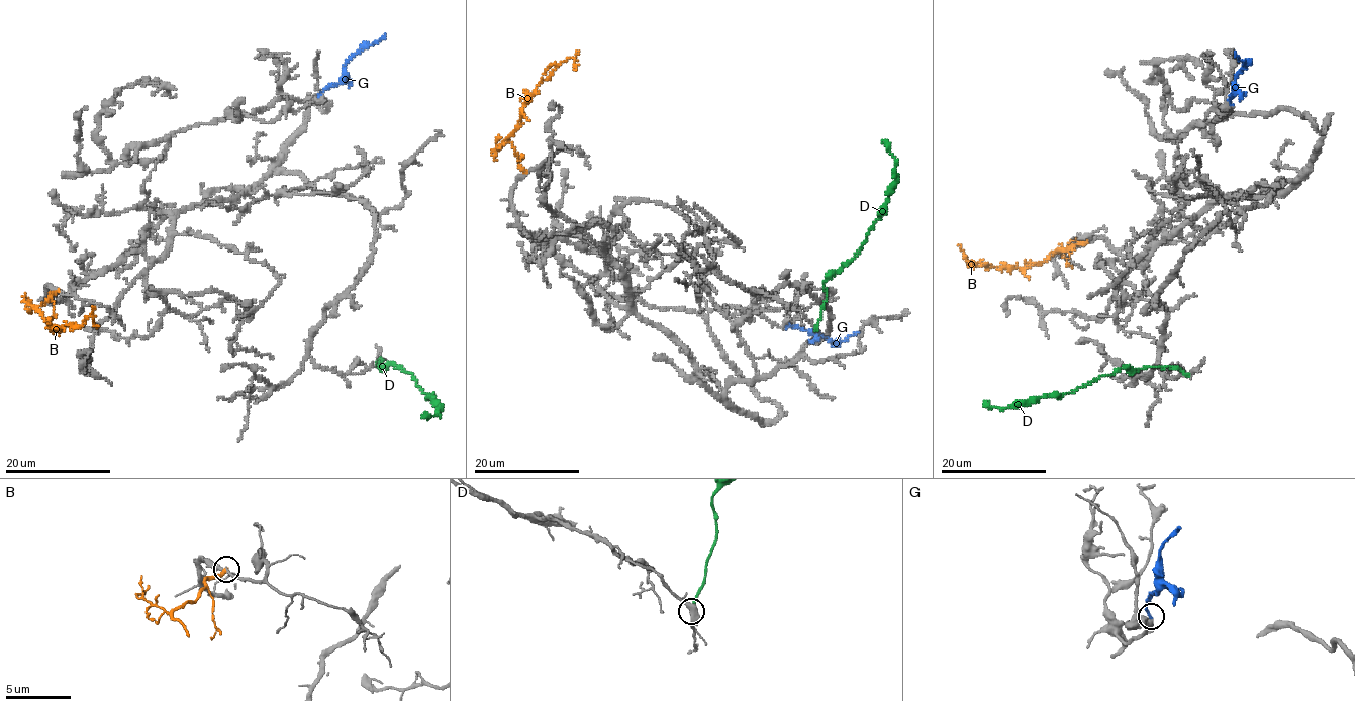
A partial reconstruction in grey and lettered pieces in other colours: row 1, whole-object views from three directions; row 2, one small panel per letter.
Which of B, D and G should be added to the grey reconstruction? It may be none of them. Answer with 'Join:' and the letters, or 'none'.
Join: G

